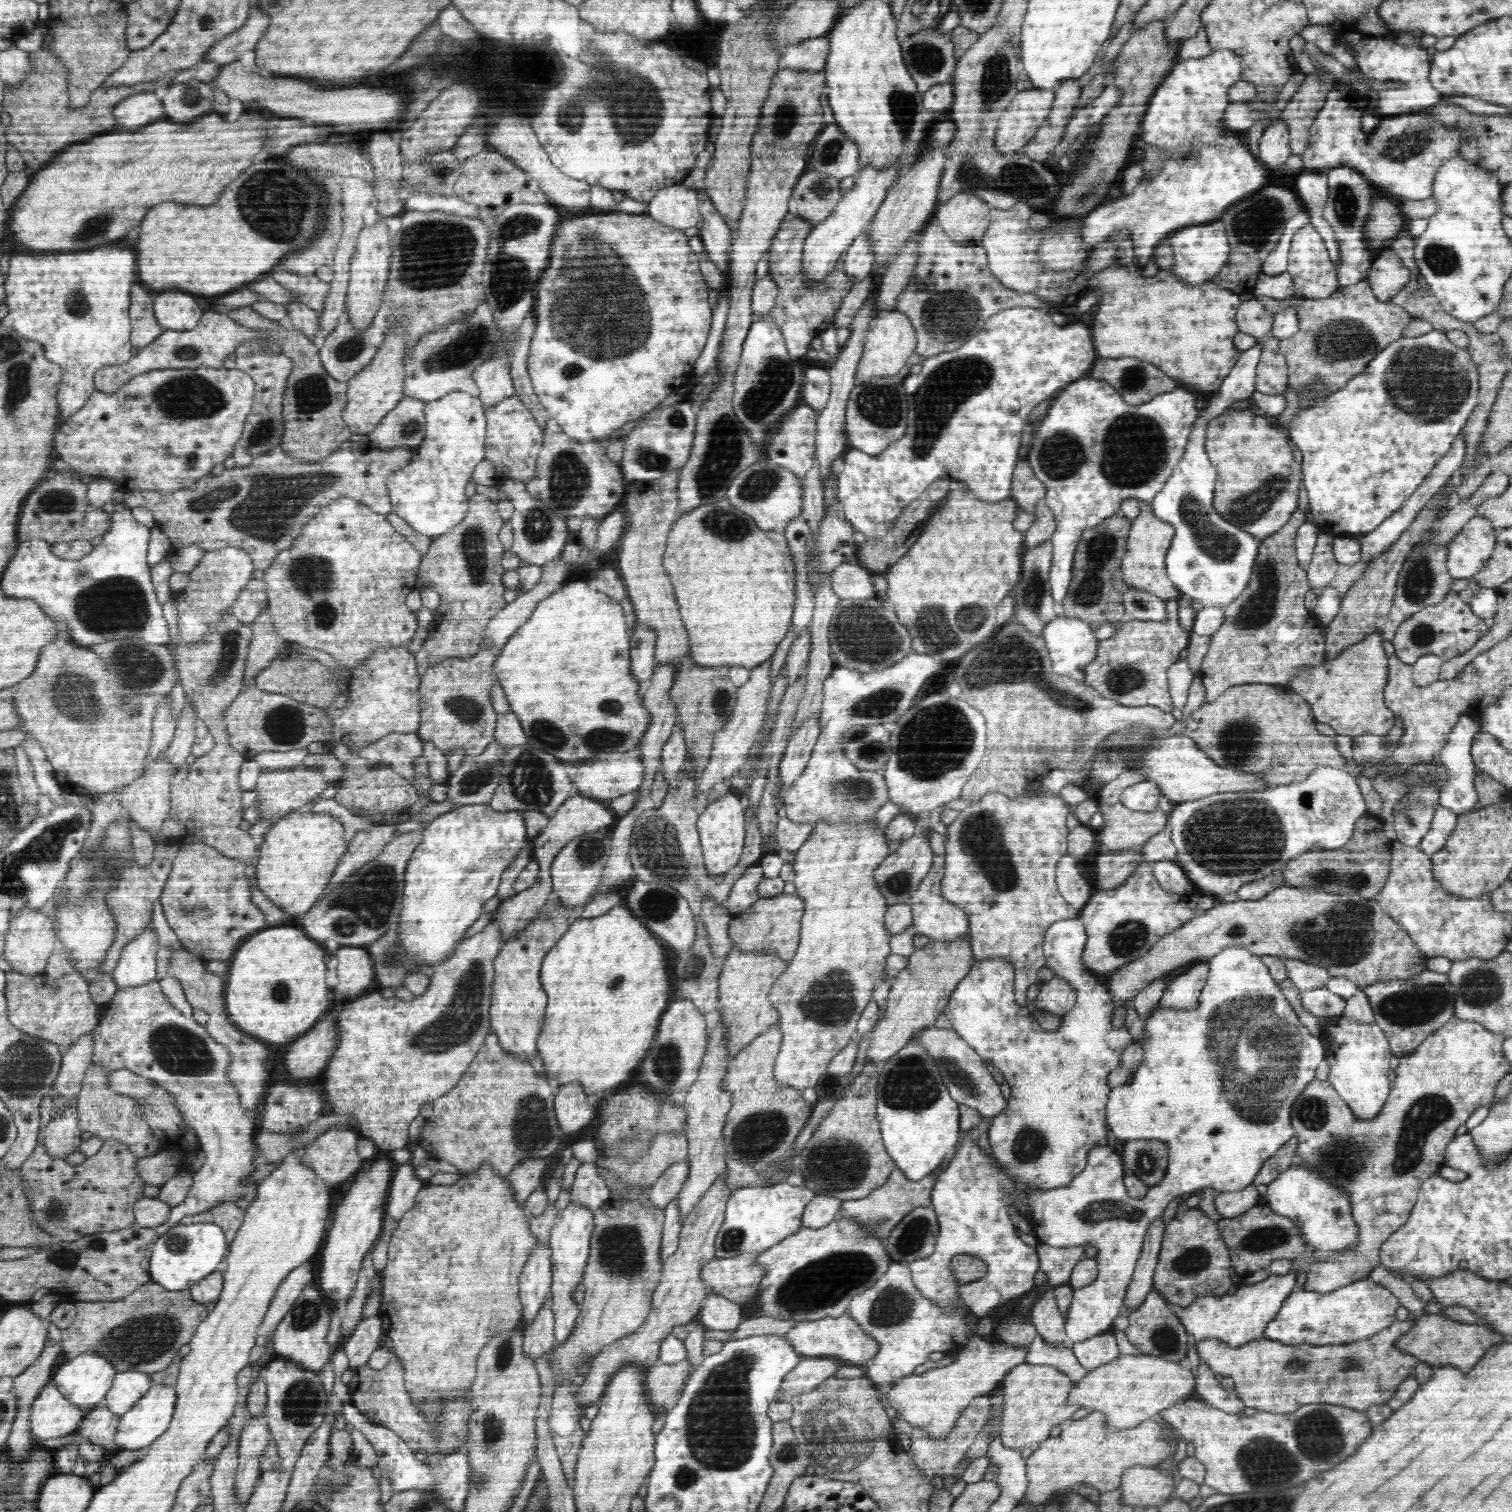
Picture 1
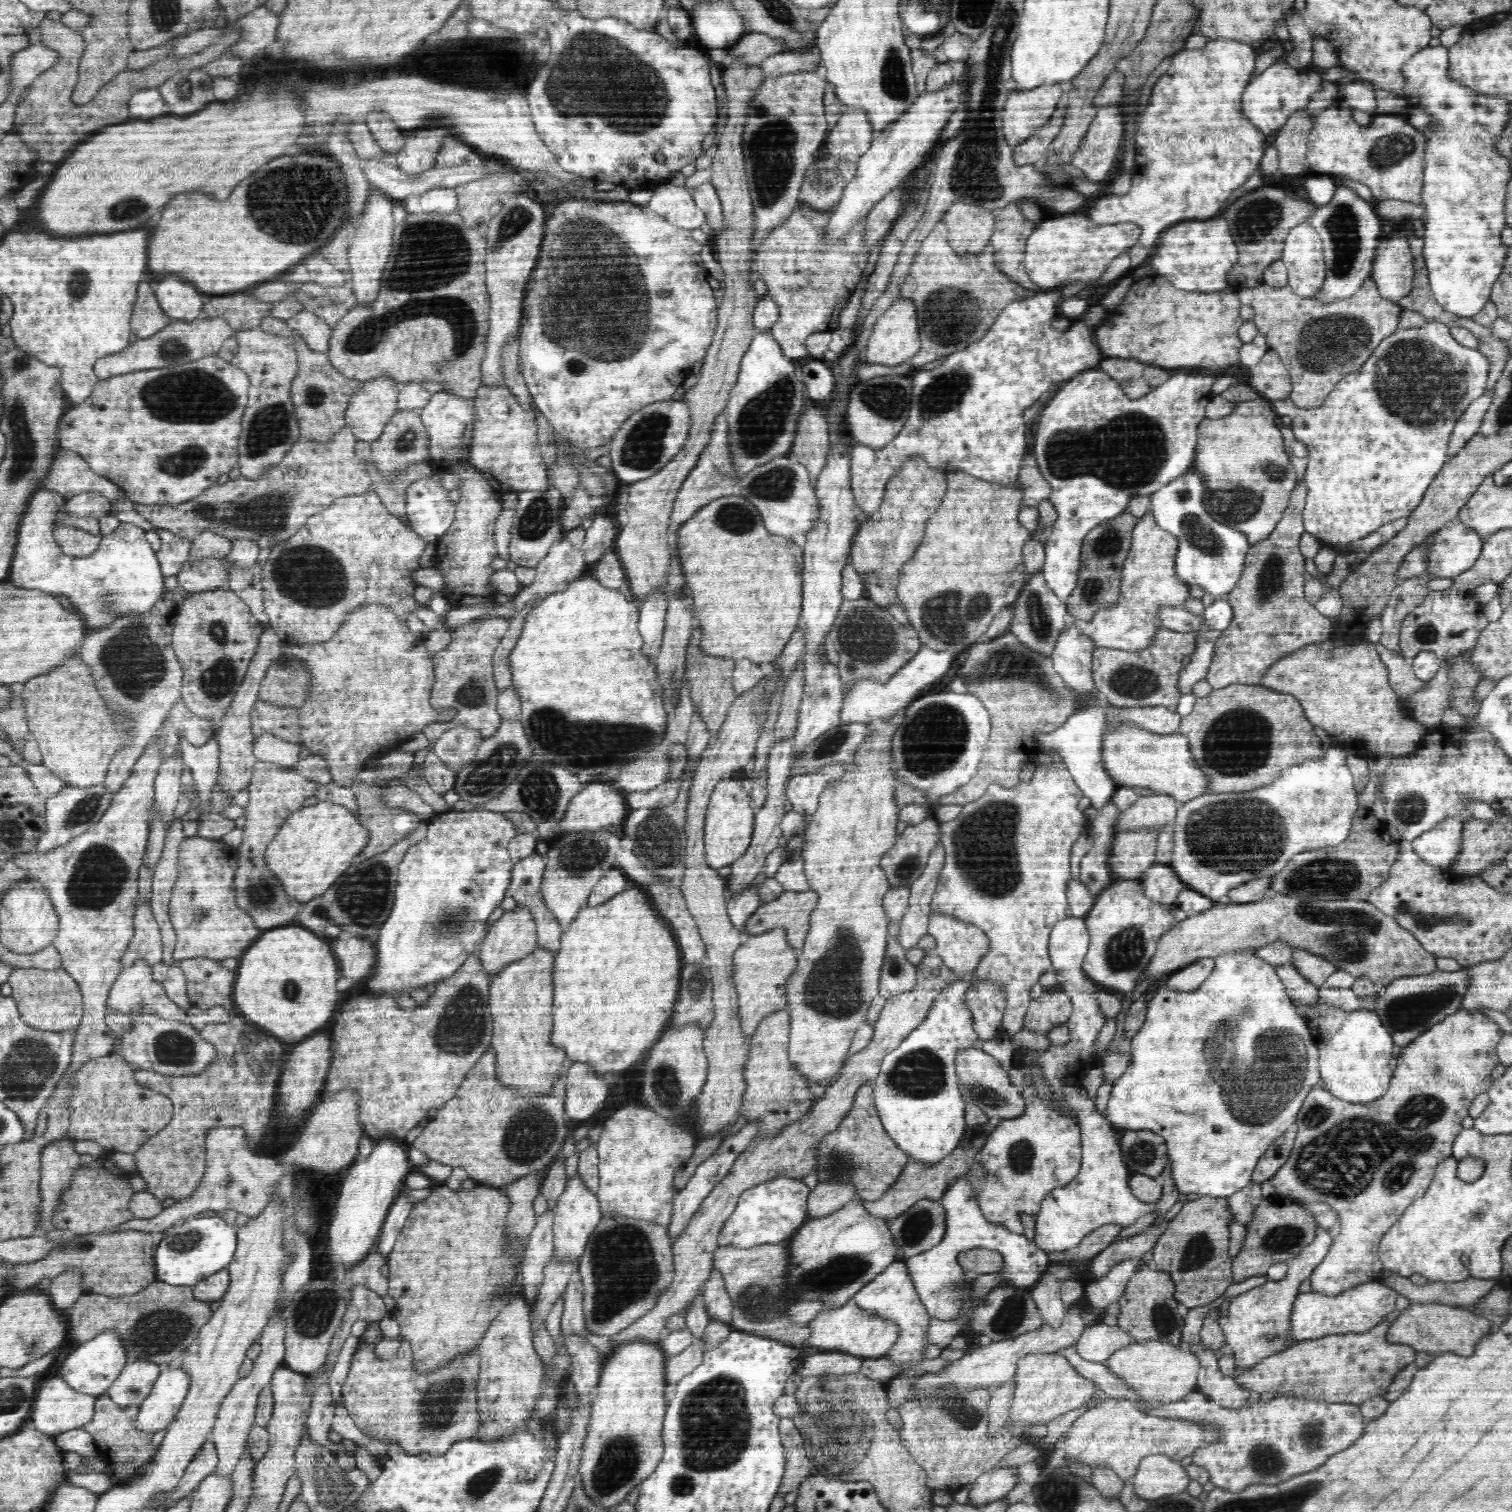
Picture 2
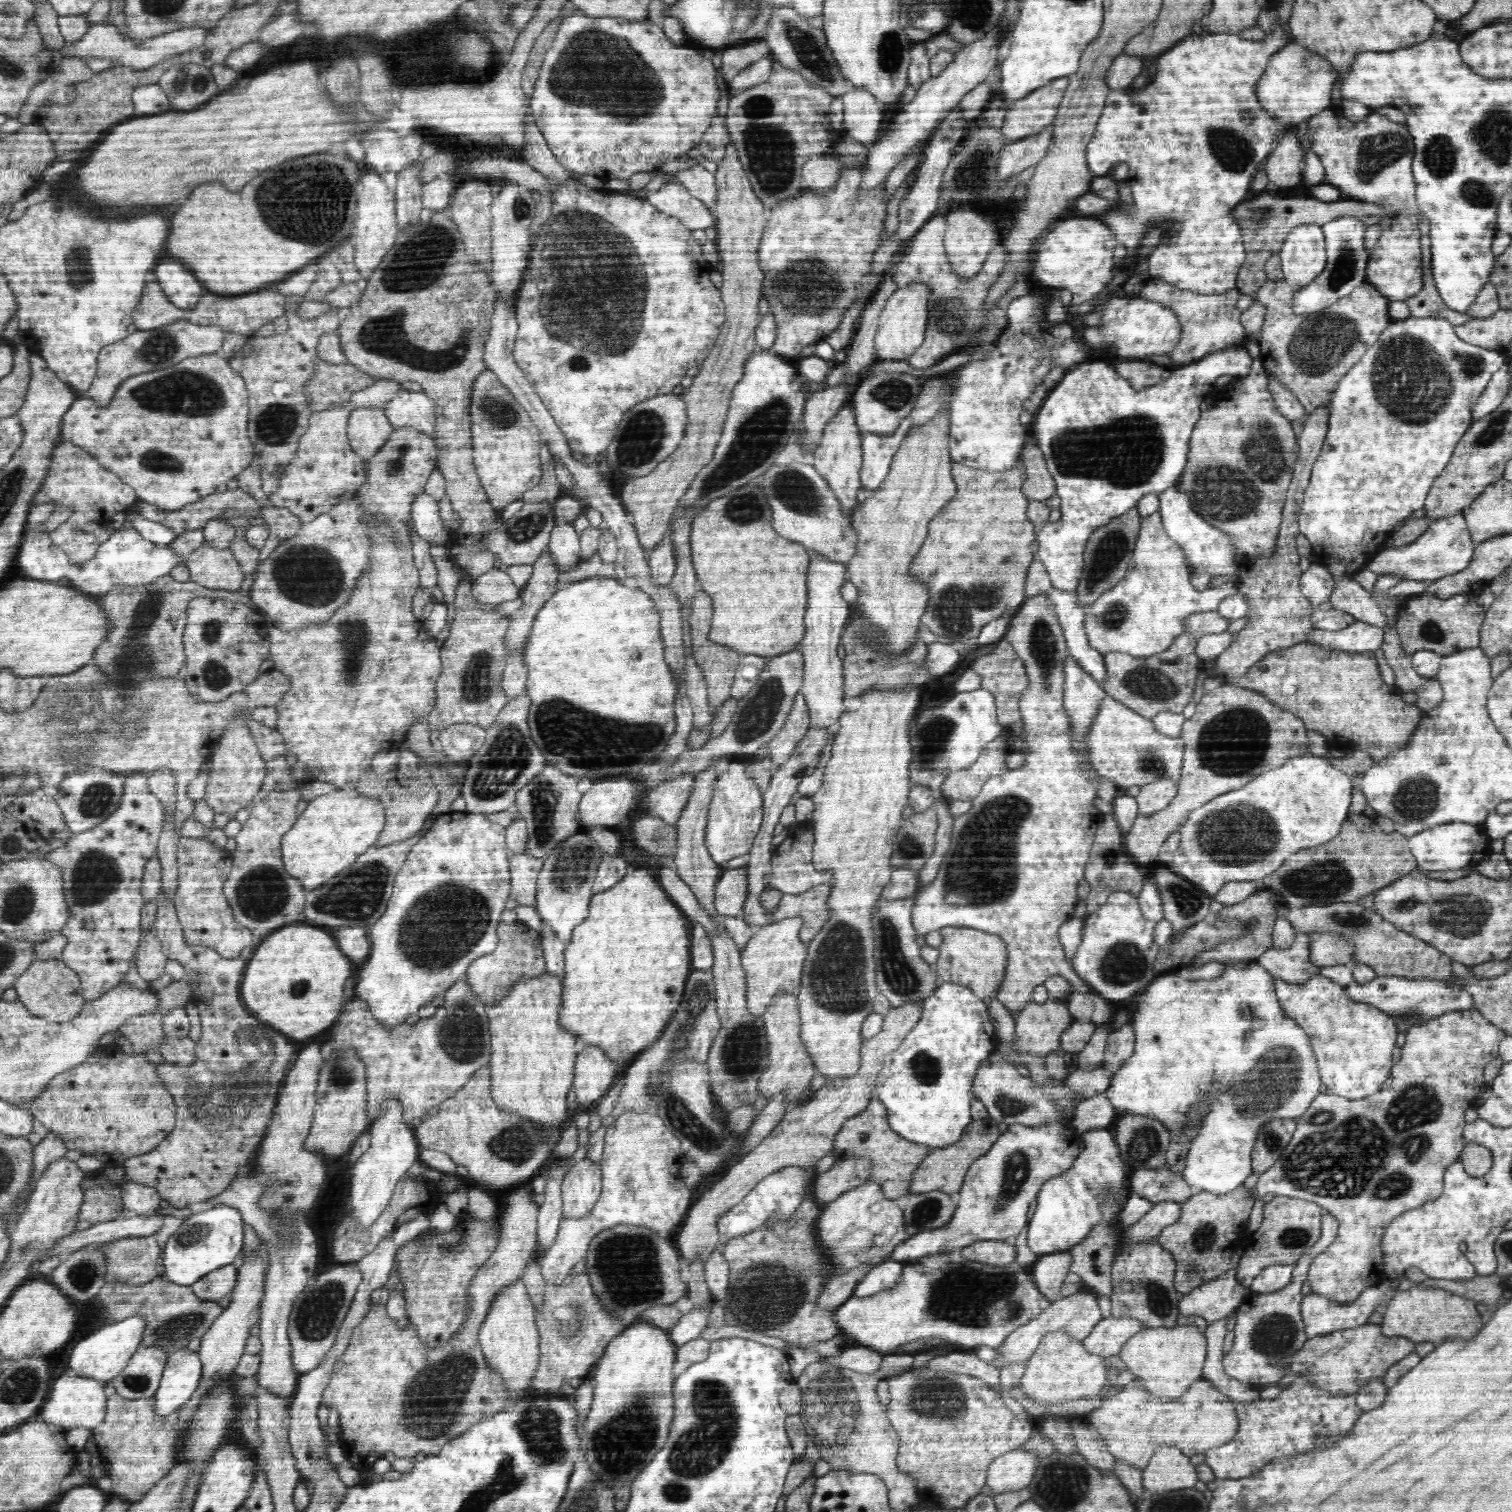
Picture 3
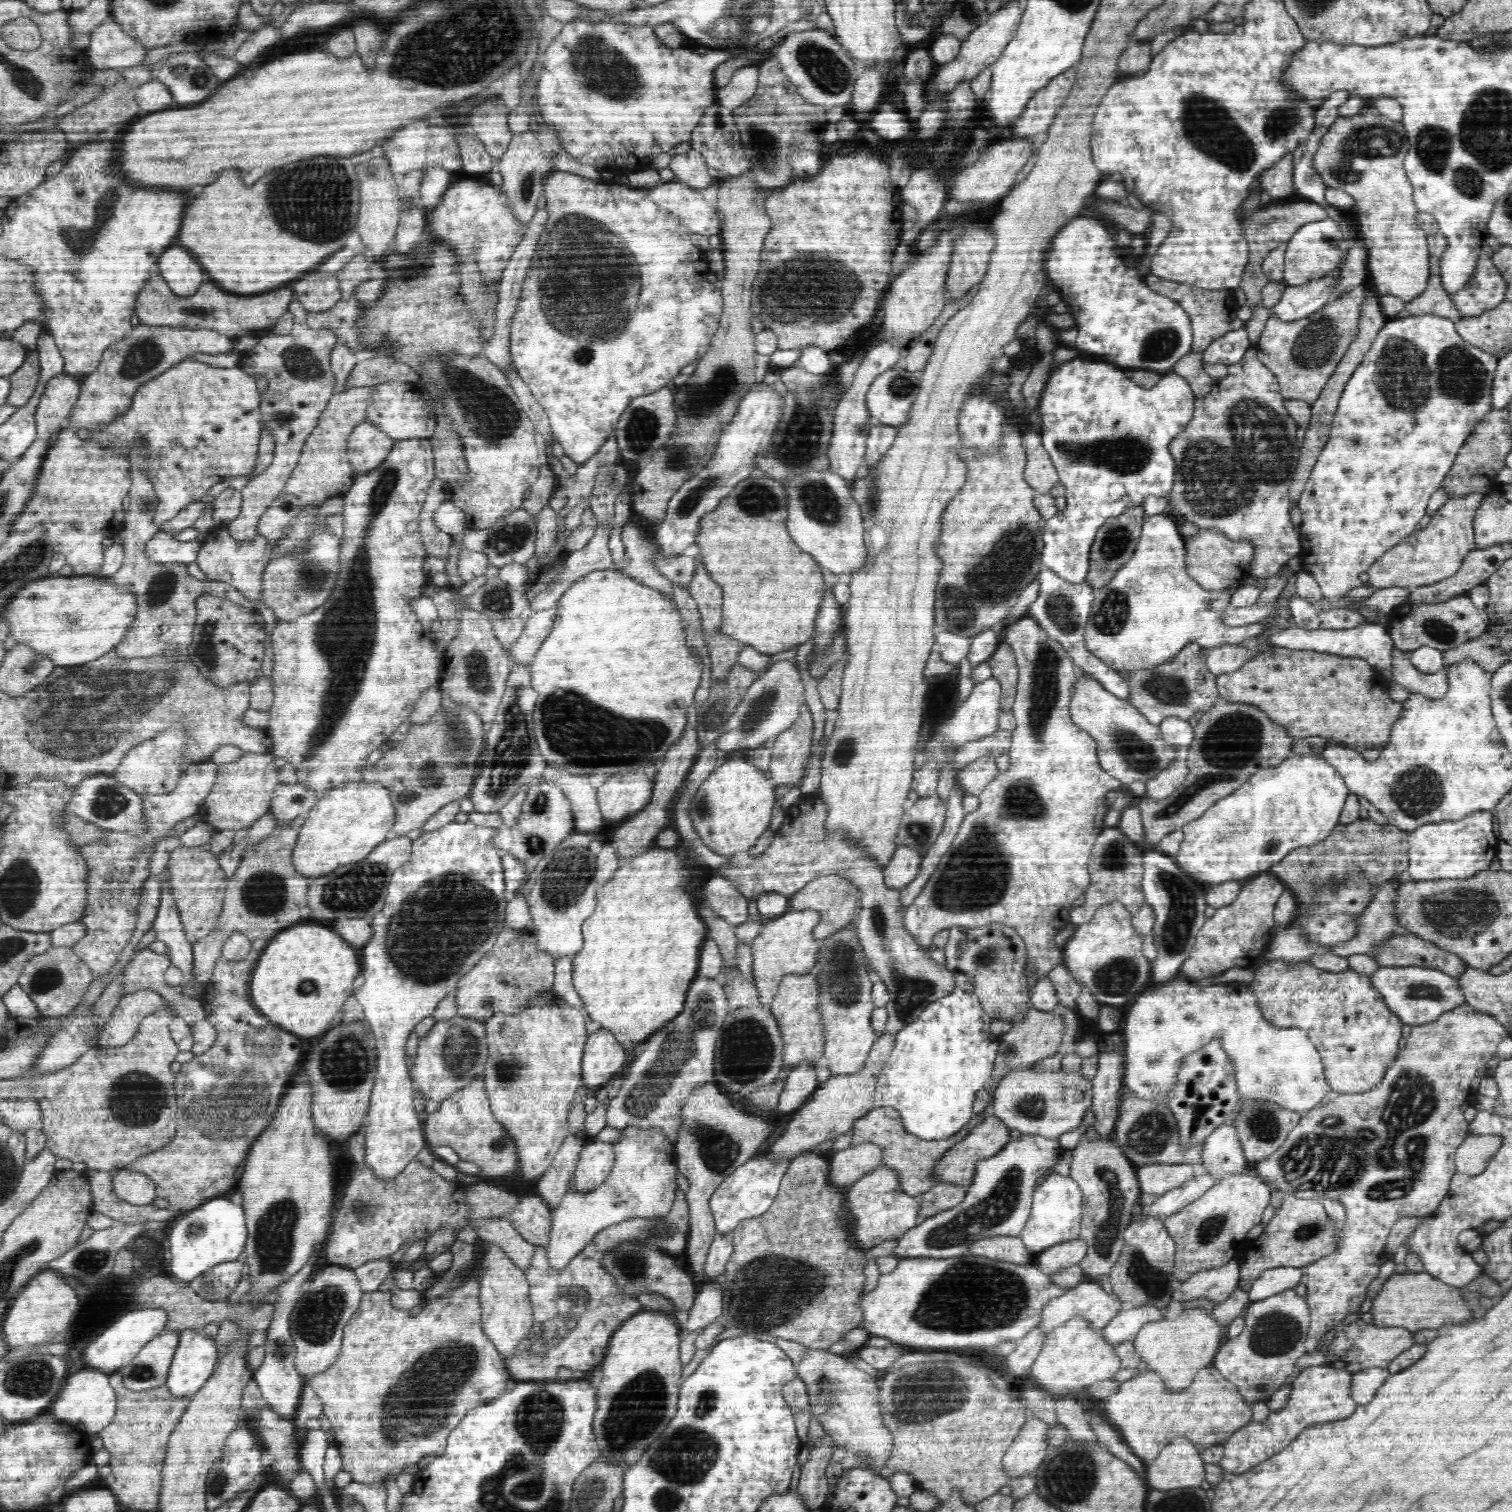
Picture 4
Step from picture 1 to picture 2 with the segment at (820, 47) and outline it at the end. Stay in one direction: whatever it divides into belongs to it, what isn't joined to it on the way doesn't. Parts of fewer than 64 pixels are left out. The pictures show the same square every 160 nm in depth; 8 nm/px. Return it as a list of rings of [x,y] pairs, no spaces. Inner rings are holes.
[[[818,48],[816,52],[782,50],[759,63],[761,74],[764,74],[765,78],[772,78],[782,76],[784,73],[814,72],[817,64],[820,63],[820,60],[817,60],[818,57],[820,57]]]

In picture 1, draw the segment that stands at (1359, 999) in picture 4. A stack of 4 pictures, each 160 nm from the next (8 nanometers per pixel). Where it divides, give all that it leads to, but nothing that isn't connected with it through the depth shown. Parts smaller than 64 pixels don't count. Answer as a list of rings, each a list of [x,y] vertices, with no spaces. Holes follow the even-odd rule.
[[[1337,1016],[1330,1018],[1319,1036],[1328,1046],[1325,1050],[1330,1068],[1328,1082],[1358,1117],[1376,1116],[1391,1091],[1388,1072],[1393,1054],[1383,1029],[1374,1022]]]

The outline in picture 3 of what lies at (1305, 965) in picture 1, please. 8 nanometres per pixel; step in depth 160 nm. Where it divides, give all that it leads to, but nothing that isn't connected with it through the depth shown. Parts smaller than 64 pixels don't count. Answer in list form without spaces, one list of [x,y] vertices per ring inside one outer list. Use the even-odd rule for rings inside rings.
[[[1322,932],[1310,944],[1309,961],[1320,969],[1346,964],[1353,960],[1353,954],[1354,947],[1339,934]]]

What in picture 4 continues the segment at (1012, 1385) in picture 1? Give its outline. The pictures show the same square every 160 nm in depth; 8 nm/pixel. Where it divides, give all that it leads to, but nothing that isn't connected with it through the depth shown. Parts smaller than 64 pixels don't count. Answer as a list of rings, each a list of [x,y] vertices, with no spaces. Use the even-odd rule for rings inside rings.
[[[1076,1316],[1054,1328],[1044,1339],[1039,1355],[1028,1370],[1030,1376],[1040,1388],[1050,1394],[1076,1395],[1091,1384],[1112,1379],[1120,1369],[1120,1359],[1114,1345],[1104,1337],[1103,1329],[1092,1327],[1084,1316]]]

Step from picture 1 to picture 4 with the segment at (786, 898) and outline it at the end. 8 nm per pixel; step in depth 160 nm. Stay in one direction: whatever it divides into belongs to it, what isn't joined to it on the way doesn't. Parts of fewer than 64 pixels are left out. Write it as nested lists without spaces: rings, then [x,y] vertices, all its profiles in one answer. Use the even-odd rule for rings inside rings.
[[[838,873],[830,874],[830,876],[820,876],[816,877],[816,880],[808,882],[802,890],[789,897],[788,910],[806,908],[818,909],[822,913],[822,920],[814,928],[813,933],[815,938],[823,940],[827,936],[848,928],[858,918],[860,908],[862,908],[862,894],[848,877],[839,876]]]

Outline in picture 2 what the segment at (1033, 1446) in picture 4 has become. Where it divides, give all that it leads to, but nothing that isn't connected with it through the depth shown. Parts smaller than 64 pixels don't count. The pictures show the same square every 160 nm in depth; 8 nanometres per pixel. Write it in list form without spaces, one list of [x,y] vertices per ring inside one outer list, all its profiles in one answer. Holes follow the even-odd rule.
[[[1018,1466],[1000,1467],[984,1472],[969,1489],[969,1504],[981,1508],[994,1500],[1005,1497],[1020,1482]]]

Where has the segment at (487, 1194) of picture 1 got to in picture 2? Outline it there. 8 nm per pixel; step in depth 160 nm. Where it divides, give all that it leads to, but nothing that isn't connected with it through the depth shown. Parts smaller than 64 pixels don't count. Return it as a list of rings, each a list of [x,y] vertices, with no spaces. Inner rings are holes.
[[[444,1184],[435,1185],[432,1188],[432,1194],[424,1200],[418,1201],[411,1210],[408,1221],[402,1228],[402,1233],[398,1236],[396,1246],[390,1252],[387,1258],[388,1264],[388,1296],[395,1300],[395,1306],[391,1309],[391,1317],[396,1320],[398,1326],[400,1326],[399,1339],[408,1340],[411,1343],[411,1351],[414,1357],[414,1368],[416,1371],[431,1371],[440,1365],[443,1365],[446,1361],[453,1360],[458,1355],[463,1355],[472,1349],[479,1348],[481,1337],[484,1336],[486,1330],[490,1326],[493,1318],[497,1316],[506,1304],[514,1298],[520,1291],[517,1289],[512,1295],[508,1295],[504,1299],[500,1297],[502,1292],[502,1285],[509,1283],[509,1280],[515,1273],[515,1266],[517,1260],[515,1260],[515,1254],[505,1246],[505,1218],[508,1217],[509,1200],[505,1198],[505,1193],[502,1188],[484,1186],[476,1184],[472,1190],[450,1190]]]

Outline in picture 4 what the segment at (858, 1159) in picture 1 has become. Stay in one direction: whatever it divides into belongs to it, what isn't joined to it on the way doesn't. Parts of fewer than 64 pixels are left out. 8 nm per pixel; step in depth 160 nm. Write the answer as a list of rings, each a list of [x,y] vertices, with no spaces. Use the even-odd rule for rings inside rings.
[[[992,1102],[988,1104],[984,1112],[976,1113],[960,1129],[955,1135],[944,1137],[940,1140],[922,1140],[918,1136],[914,1136],[903,1127],[900,1113],[892,1107],[873,1107],[873,1109],[864,1115],[862,1119],[856,1119],[852,1127],[852,1143],[851,1146],[859,1146],[860,1144],[872,1143],[884,1153],[884,1158],[880,1162],[880,1166],[889,1166],[895,1170],[899,1170],[901,1174],[901,1186],[903,1186],[904,1193],[912,1196],[919,1196],[920,1194],[929,1192],[939,1183],[937,1180],[937,1172],[935,1167],[943,1160],[943,1156],[949,1150],[954,1148],[956,1144],[962,1143],[962,1140],[982,1123],[984,1119],[992,1114]]]

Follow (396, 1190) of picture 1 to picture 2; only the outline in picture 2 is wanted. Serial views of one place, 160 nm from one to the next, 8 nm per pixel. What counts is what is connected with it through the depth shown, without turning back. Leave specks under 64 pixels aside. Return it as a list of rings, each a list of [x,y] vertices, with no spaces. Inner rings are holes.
[[[403,1185],[399,1192],[400,1194],[395,1198],[388,1211],[380,1236],[378,1236],[378,1240],[374,1246],[374,1251],[384,1255],[384,1259],[386,1260],[394,1246],[396,1246],[397,1238],[402,1233],[402,1228],[404,1228],[405,1223],[408,1221],[413,1207],[412,1204],[416,1200],[421,1201],[428,1198],[432,1194],[432,1188],[427,1187],[412,1190]]]

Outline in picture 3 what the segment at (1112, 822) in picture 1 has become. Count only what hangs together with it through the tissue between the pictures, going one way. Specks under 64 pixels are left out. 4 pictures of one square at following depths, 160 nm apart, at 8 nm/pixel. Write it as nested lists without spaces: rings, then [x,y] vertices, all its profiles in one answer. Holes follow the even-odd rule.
[[[1162,778],[1162,780],[1141,786],[1140,792],[1135,796],[1139,813],[1148,816],[1167,808],[1177,792],[1178,785],[1169,778]]]

